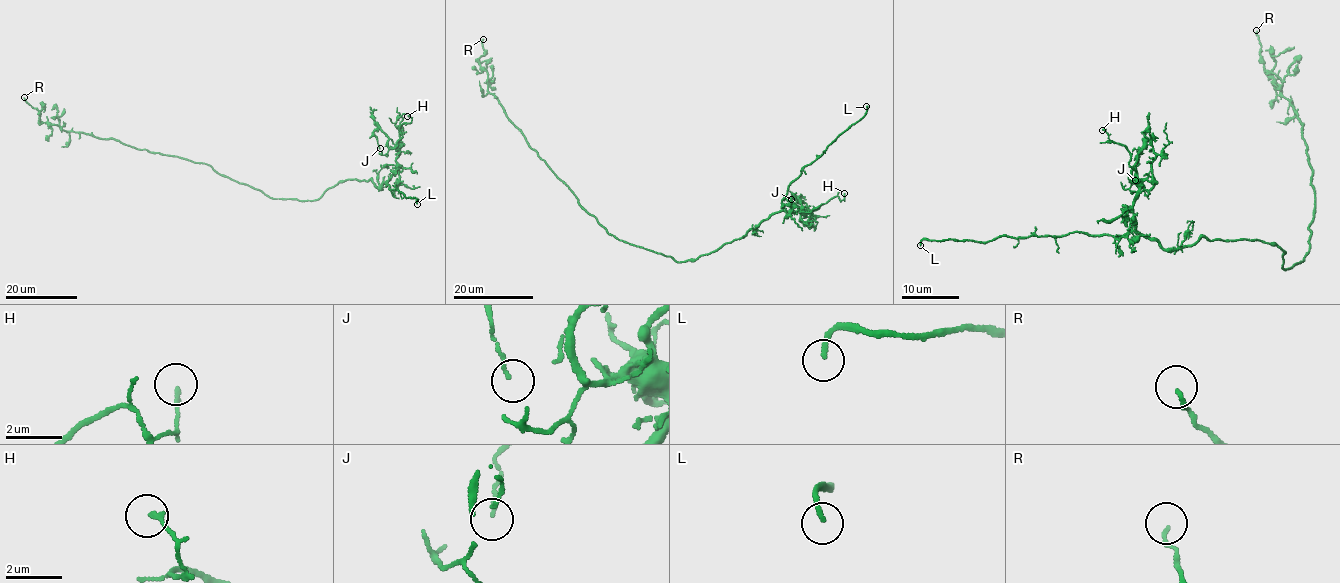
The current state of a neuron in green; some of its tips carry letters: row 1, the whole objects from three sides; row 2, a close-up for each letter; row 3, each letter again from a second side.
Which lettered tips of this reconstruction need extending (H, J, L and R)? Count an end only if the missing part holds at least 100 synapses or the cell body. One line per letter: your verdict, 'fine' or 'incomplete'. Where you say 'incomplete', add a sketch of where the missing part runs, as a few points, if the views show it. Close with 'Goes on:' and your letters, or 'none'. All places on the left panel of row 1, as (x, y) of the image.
H: fine
J: fine
L: incomplete
R: fine
Goes on: L

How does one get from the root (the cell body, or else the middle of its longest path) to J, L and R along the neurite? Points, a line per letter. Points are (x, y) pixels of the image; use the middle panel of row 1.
J: (633, 244), (679, 262), (692, 260), (743, 237), (772, 214), (805, 214), (803, 201), (794, 194), (791, 199)
L: (633, 244), (684, 262), (743, 237), (782, 209), (788, 187), (802, 168), (858, 122), (866, 106)
R: (633, 244), (608, 234), (582, 209), (506, 116), (488, 91), (480, 64), (486, 52), (483, 39)

